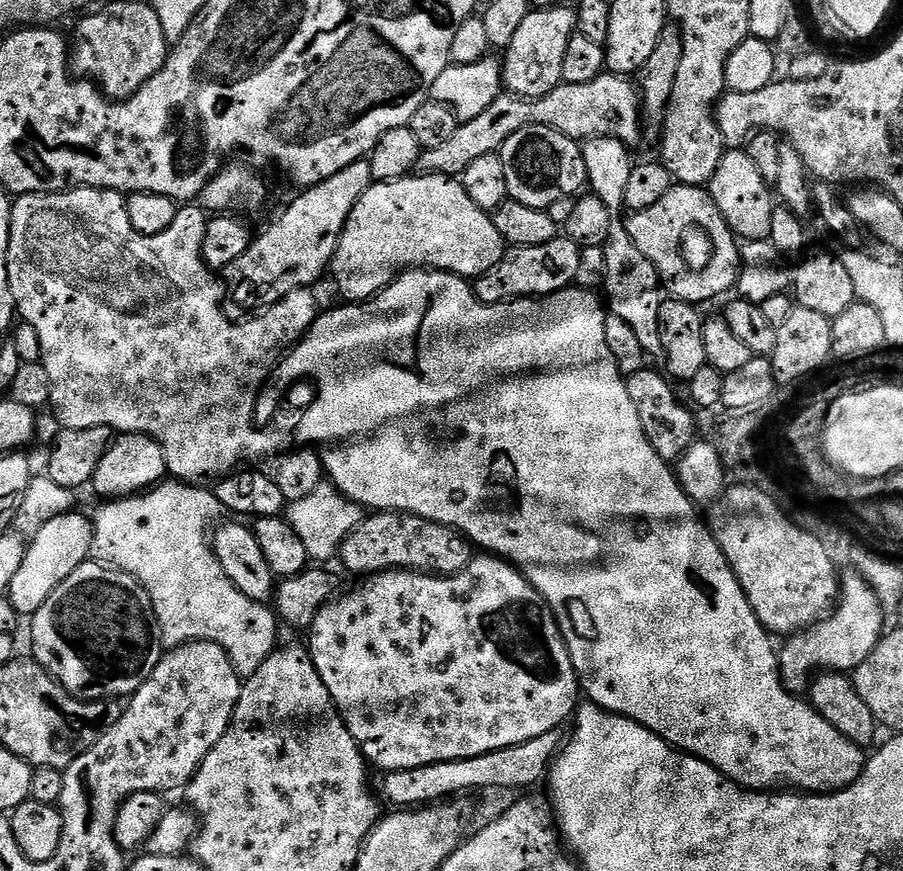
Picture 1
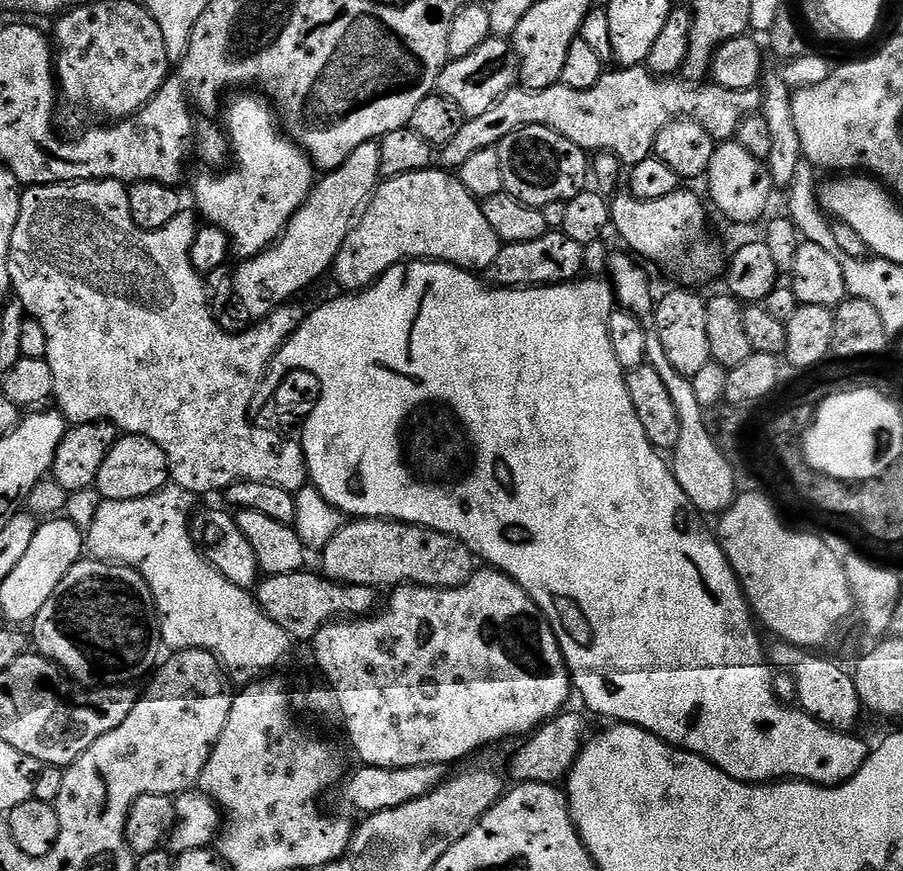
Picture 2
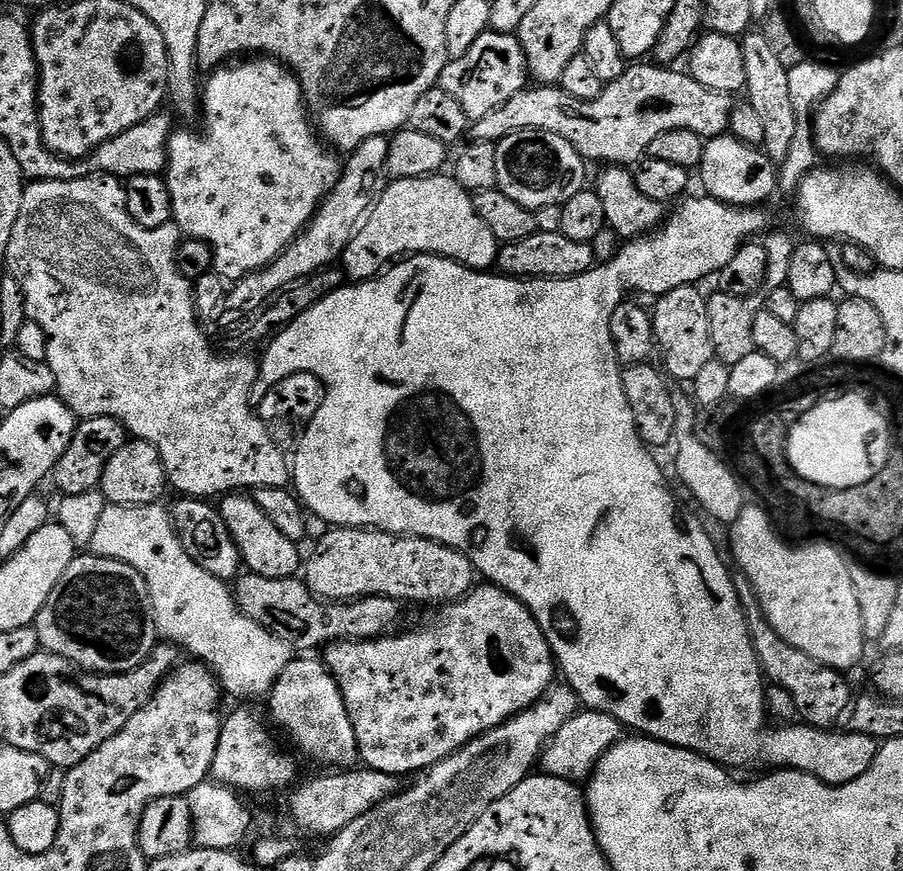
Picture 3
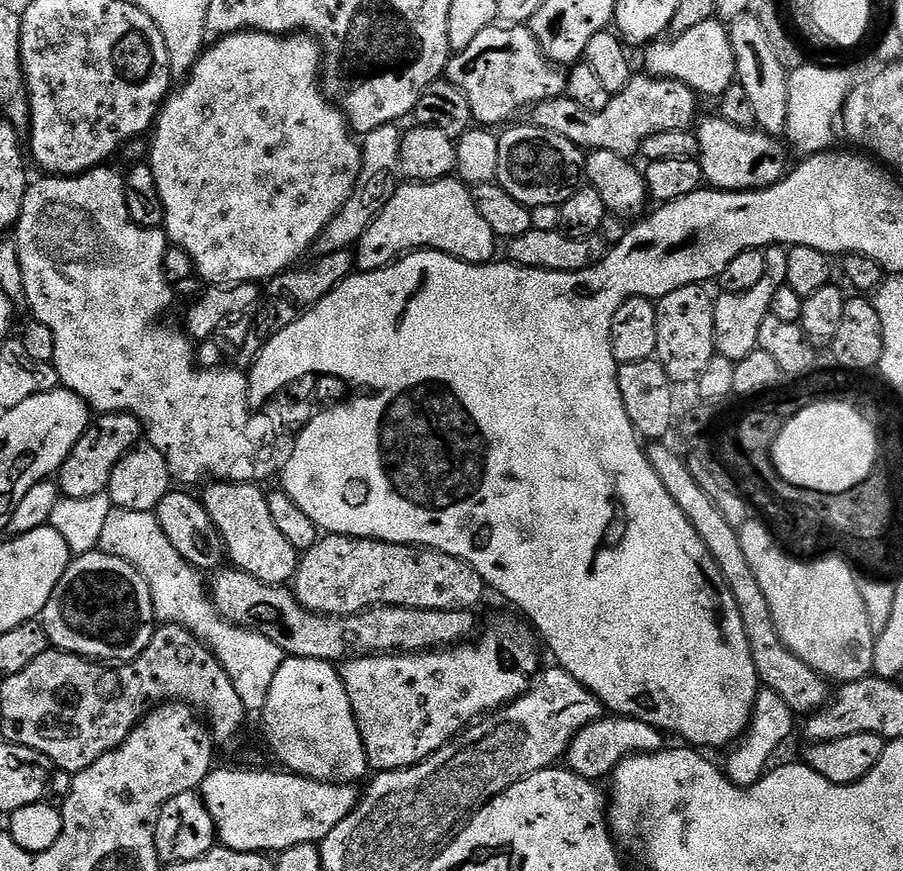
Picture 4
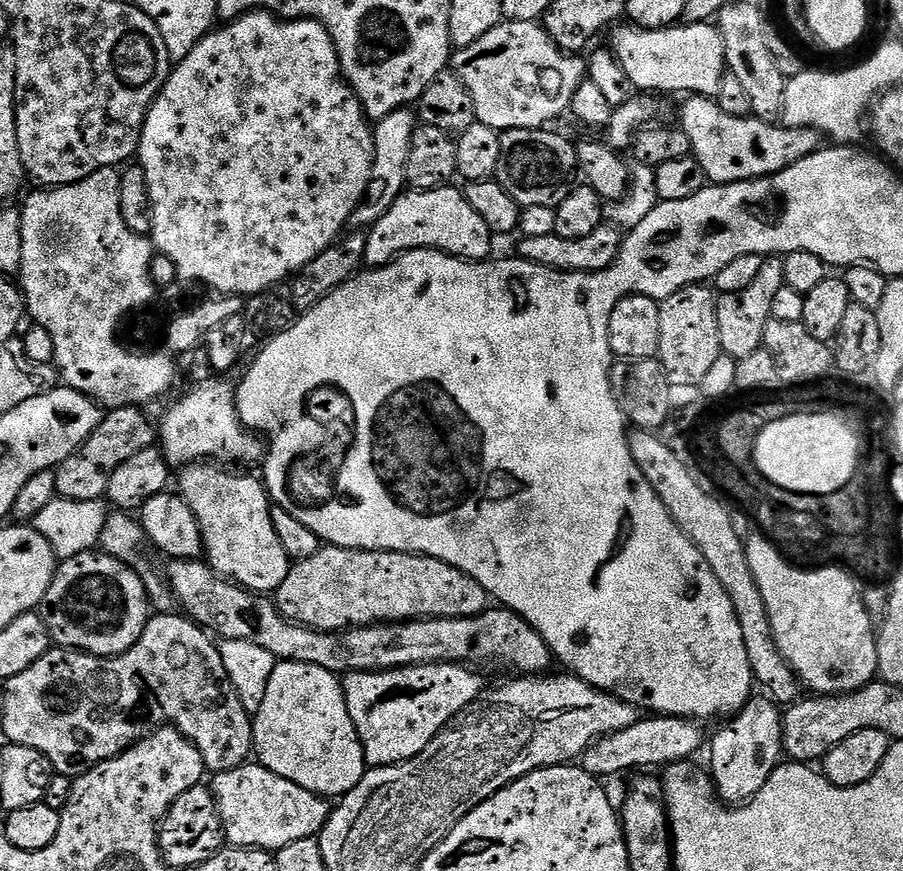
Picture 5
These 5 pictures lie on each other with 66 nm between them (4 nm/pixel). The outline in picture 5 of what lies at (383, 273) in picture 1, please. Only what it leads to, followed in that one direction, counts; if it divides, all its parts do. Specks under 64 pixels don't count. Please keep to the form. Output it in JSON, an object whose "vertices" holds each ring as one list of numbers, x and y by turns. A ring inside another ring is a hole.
{"vertices":[[452,187,408,190,397,198,394,206,390,206,390,210,386,210,386,214,367,229,365,265,369,269,383,268,397,256,415,248,433,248,435,252,445,252,459,260,483,262,489,259,493,255,494,233,488,229,486,222,482,222,474,206,466,202,463,191]]}

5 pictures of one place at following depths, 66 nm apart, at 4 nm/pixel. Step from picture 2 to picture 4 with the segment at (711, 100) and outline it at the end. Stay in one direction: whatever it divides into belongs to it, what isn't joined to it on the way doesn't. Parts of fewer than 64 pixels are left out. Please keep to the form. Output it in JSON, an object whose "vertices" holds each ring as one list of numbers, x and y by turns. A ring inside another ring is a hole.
{"vertices":[[647,74,633,75,626,90,615,93,606,106,606,110,591,112,586,106,568,99,567,95,553,100,543,100,530,109,531,127,550,130,562,134,582,150,610,150,613,154,635,157,643,149,646,138,663,132,682,132,691,129,697,123,697,93,681,80,665,80]]}

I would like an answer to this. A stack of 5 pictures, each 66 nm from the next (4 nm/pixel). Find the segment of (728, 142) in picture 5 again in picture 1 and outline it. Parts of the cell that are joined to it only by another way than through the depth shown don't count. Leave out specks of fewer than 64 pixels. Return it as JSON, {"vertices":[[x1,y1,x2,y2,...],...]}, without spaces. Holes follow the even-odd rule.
{"vertices":[[725,151,718,162,718,170,714,170,714,178,708,181,706,187,718,210,722,210,722,218,726,218,726,222,741,241,768,239,774,196,770,185,762,178,762,174,758,174,754,162,750,162,747,151]]}

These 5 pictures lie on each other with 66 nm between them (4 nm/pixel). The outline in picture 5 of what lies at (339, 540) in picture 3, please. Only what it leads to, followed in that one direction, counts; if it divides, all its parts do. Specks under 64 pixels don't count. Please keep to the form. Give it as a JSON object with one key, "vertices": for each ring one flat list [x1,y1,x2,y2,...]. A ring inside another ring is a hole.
{"vertices":[[321,547,310,558,293,563,288,570,288,577,283,580,274,596,275,603,289,620,295,620,310,628,319,628,321,632,338,632,350,628,362,628,365,624,382,624,385,622,403,622,405,620,429,620,430,618,450,618,451,616,476,616,489,607,490,597,470,574,458,570,453,564,435,560,432,556,418,556,415,552,362,552,359,548]]}

